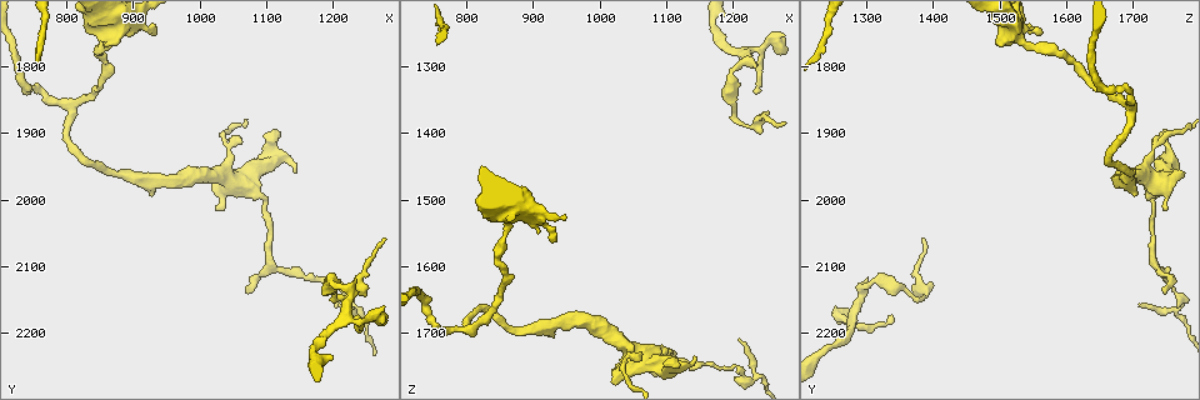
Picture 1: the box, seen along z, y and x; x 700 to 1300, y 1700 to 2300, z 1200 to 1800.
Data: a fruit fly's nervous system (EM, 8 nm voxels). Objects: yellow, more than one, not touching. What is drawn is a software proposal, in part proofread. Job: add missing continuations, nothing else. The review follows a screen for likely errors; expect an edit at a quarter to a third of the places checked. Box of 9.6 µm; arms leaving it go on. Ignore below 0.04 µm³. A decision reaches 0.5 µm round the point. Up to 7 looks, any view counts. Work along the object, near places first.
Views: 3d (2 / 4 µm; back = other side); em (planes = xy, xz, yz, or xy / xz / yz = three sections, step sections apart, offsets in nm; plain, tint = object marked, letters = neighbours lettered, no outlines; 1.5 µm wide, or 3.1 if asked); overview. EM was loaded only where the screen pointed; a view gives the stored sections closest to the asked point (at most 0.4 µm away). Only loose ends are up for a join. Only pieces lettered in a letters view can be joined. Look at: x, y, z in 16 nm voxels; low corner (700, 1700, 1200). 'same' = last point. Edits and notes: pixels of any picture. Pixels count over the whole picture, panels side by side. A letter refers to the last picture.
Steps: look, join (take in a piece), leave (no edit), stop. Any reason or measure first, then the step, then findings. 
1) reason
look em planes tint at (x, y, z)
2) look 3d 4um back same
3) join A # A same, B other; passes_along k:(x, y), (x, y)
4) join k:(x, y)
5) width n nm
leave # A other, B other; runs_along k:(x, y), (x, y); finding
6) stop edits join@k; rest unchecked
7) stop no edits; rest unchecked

branch stops here
look em planes plain at (1140, 1960, 1740)

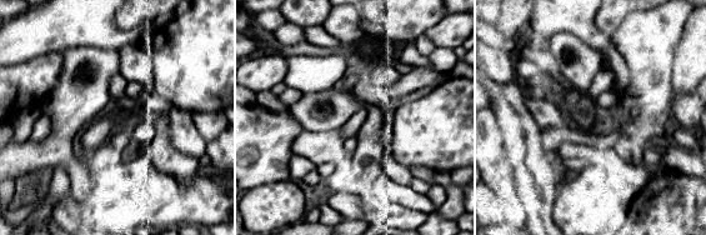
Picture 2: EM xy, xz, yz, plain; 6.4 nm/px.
with the object marked
look em planes tint same

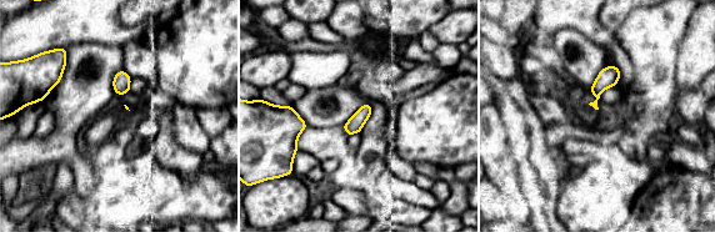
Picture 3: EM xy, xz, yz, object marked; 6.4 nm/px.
what lies round it
look em planes letters same

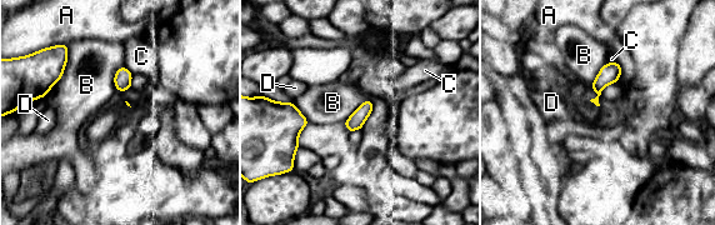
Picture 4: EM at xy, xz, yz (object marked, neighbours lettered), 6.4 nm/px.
leave # A other, B other, C other, D other; border 4:(69, 44), (63, 75), (44, 96); none of them fits

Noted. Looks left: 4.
look em planes letters at (1030, 2020, 1750)

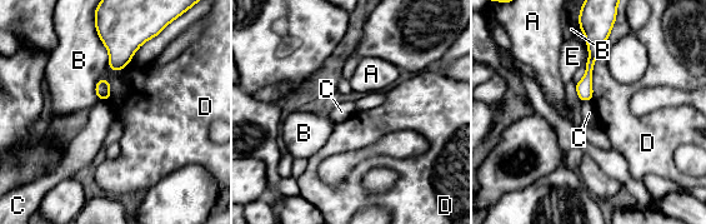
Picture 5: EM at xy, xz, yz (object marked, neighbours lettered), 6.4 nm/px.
leave # A other, B other, C other, D other, E other; border 5:(108, 99), (99, 100); none of them fits

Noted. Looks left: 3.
branch stops here
look em planes letters at (1070, 2140, 1745)

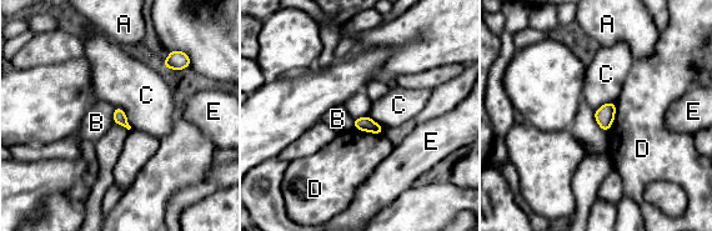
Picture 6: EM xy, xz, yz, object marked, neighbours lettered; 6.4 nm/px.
width 80 nm
leave # A other, B other, C other, D other, E other; border 6:(354, 126), (384, 134); none of them fits

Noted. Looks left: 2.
stop no edits; rest unchecked

